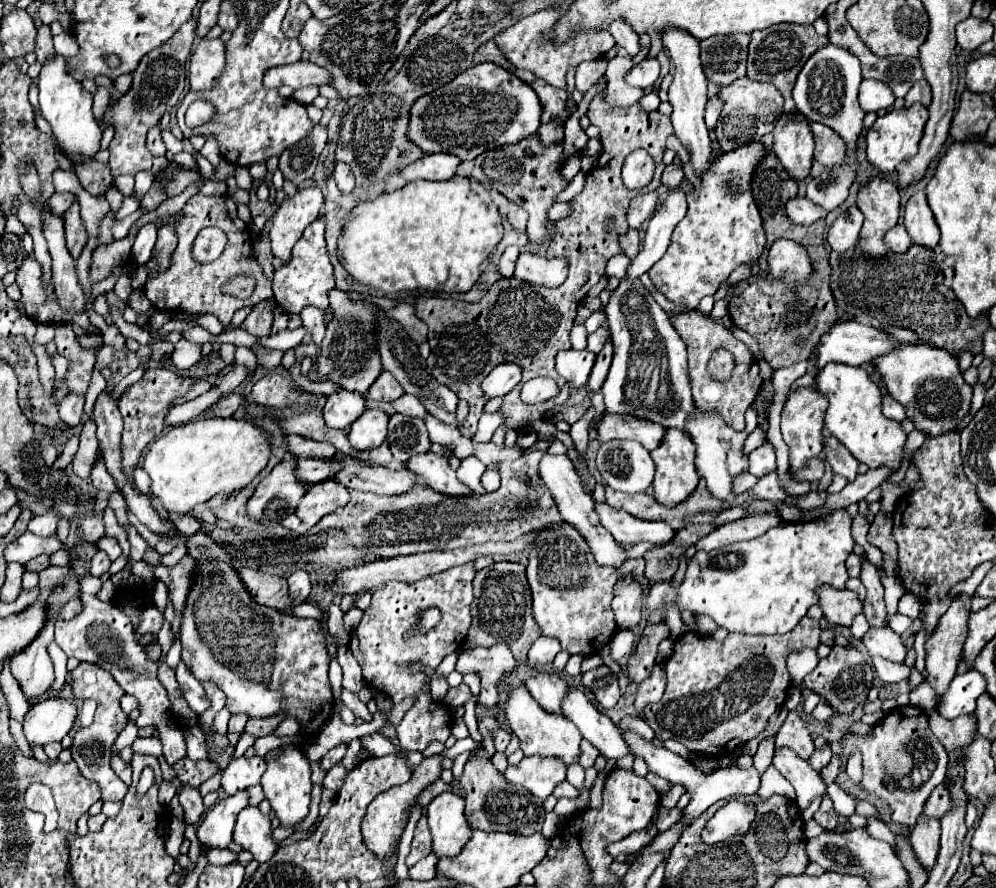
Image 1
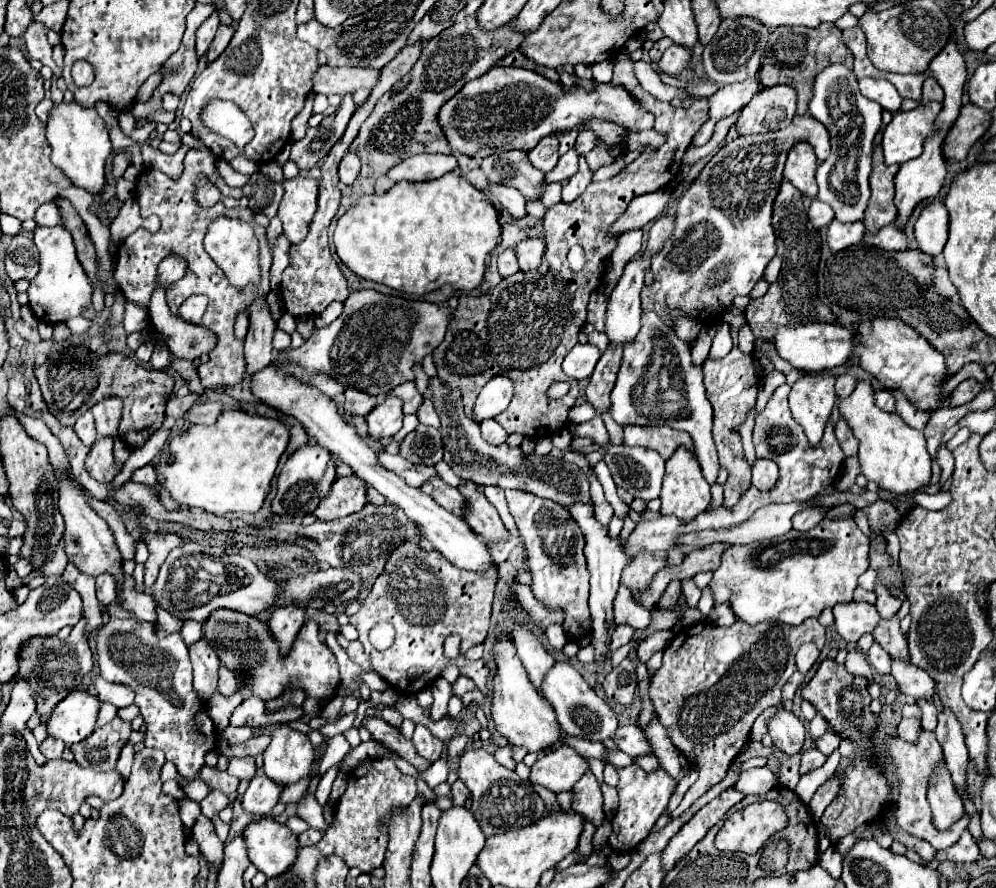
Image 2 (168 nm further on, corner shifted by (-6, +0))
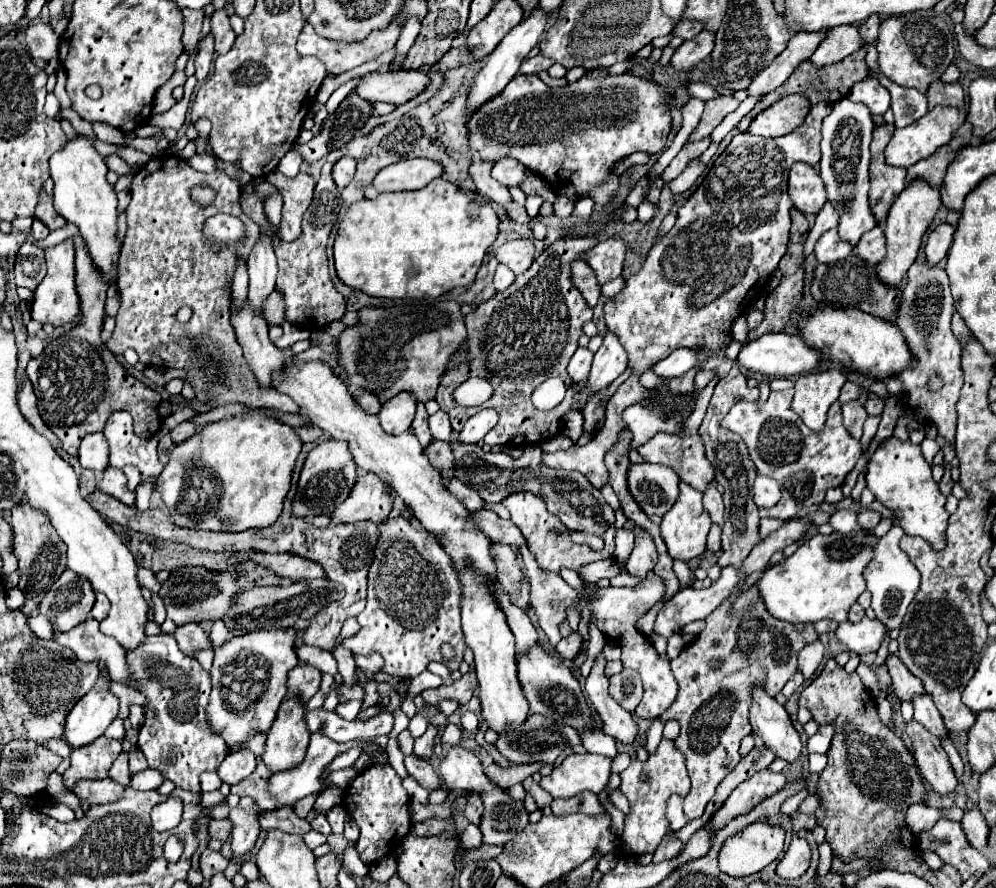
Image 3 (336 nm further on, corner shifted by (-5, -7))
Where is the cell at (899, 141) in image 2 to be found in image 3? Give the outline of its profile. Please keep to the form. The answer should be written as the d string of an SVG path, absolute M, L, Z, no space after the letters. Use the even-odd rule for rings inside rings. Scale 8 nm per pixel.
M935 107L933 111L929 111L925 117L921 117L919 121L911 123L909 127L903 129L895 129L887 149L885 149L885 161L887 165L897 165L897 167L911 167L921 159L927 159L929 155L933 155L937 151L937 147L945 145L947 141L951 141L955 129L959 129L959 125L963 125L963 121L967 119L967 111L963 107Z

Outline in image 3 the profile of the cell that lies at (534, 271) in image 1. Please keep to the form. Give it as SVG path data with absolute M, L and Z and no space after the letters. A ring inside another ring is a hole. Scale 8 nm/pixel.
M515 239L515 241L503 243L495 251L495 259L499 263L507 265L515 275L521 275L533 263L533 251L535 251L535 247L533 247L531 239Z

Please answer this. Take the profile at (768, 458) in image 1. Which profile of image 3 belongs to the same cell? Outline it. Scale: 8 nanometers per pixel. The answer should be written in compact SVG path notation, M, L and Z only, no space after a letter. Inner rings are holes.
M757 475L755 485L753 485L753 499L757 507L773 507L779 503L781 499L781 491L775 479L765 477L765 475Z

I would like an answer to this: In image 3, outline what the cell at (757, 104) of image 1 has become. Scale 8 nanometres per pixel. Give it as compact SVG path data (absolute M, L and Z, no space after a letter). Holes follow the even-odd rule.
M789 95L777 101L767 111L759 113L749 127L749 133L761 135L761 137L787 135L805 121L809 109L811 109L811 103L803 95Z

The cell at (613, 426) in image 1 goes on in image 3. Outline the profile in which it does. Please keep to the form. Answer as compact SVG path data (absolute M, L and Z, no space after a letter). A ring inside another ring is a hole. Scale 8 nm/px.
M717 377L703 389L703 393L699 395L701 399L697 399L697 407L693 411L693 415L689 415L687 423L683 423L683 431L681 433L657 433L649 443L645 443L643 447L639 447L639 453L641 457L647 461L647 463L659 463L659 465L667 465L671 467L675 473L679 473L681 481L685 481L687 485L693 485L697 491L703 493L703 489L707 489L709 483L713 483L715 479L715 469L713 465L707 461L705 457L705 449L703 449L703 441L701 437L697 435L697 429L705 417L705 411L707 411L707 405L711 401L711 395L713 395L713 387L717 383Z

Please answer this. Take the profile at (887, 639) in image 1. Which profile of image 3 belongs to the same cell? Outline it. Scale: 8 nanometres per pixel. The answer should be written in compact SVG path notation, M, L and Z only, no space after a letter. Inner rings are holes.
M929 695L915 697L913 707L915 707L915 721L919 721L923 727L927 727L939 739L949 737L949 733L947 733L947 729L943 725L943 717L939 717L939 711L937 711L937 707L931 701Z

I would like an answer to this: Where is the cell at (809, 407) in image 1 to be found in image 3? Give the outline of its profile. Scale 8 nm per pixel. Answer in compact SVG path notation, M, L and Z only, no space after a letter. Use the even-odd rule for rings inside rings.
M839 369L801 375L795 381L795 397L791 409L803 419L809 429L821 431L827 411L839 399L839 391L845 381L847 375Z

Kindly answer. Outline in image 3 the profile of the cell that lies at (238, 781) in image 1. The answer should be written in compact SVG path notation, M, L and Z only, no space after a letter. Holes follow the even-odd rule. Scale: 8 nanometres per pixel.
M247 749L247 751L237 751L237 753L229 753L225 757L225 761L217 767L217 775L221 777L223 783L235 785L239 781L243 781L245 777L249 777L255 769L255 755Z

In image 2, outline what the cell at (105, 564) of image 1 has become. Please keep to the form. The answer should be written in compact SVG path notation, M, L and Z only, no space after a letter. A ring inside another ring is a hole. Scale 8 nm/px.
M100 574L96 576L96 596L102 604L108 604L116 598L116 586L112 574Z

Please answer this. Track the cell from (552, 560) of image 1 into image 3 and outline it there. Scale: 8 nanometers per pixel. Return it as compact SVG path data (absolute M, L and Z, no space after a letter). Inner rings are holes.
M527 491L513 493L513 495L503 499L503 505L509 509L511 521L523 531L523 535L527 539L527 545L529 545L531 553L535 553L539 565L543 569L547 569L547 571L561 571L563 567L577 571L585 563L613 557L615 551L614 535L616 532L614 524L609 525L604 533L604 548L597 552L593 551L589 545L575 545L575 543L571 543L571 531L567 531L567 527L555 515L551 515L547 511L545 501L541 497L537 497L533 493L527 493Z

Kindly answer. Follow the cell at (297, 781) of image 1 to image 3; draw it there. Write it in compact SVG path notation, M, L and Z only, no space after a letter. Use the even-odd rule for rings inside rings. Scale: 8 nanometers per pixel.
M289 697L281 703L263 751L263 761L271 771L293 769L303 761L311 735L305 723L305 711L307 707L299 697Z

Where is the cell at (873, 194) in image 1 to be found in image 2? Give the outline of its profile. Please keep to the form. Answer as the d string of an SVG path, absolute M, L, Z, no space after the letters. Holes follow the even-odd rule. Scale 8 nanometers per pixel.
M874 148L872 156L872 174L870 174L870 190L872 196L866 206L864 224L866 232L876 234L882 226L896 222L896 204L894 204L894 176L900 166L888 166L882 156L882 148Z

